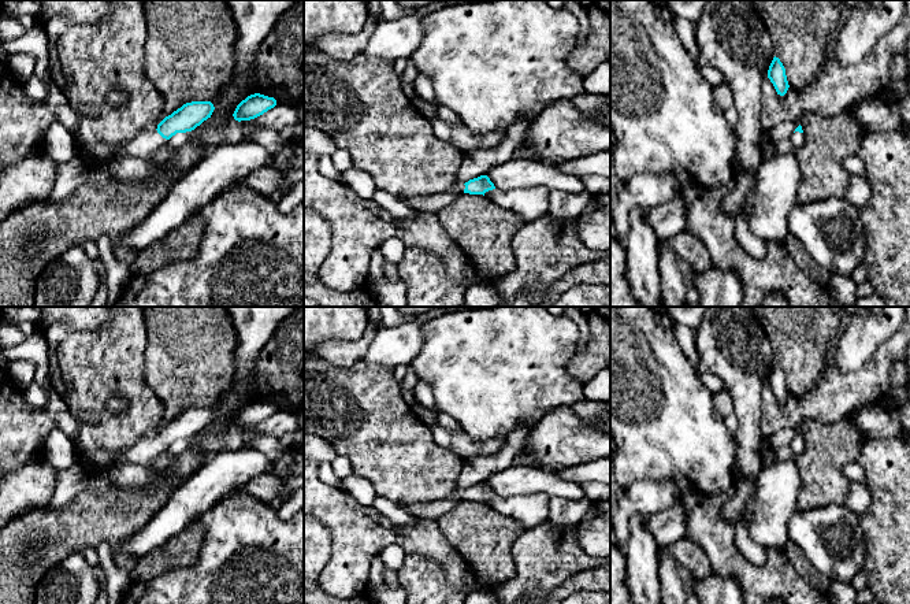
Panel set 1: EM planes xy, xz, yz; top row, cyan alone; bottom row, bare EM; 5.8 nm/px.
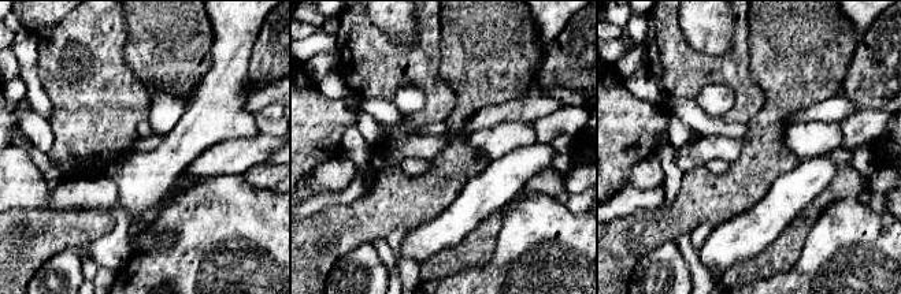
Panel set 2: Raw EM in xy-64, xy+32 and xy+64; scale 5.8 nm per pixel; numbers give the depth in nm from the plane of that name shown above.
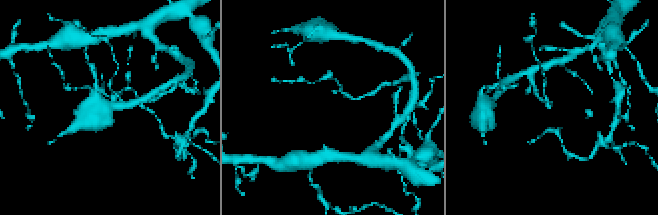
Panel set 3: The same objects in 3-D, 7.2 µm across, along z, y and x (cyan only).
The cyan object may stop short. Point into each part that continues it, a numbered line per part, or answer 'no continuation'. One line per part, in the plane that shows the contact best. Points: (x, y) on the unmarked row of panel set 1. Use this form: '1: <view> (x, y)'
1: xy (142, 452)

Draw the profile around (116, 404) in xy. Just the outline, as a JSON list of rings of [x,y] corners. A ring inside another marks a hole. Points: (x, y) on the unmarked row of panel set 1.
[[[112,397],[107,400],[107,410],[111,414],[126,414],[129,403],[123,397]]]

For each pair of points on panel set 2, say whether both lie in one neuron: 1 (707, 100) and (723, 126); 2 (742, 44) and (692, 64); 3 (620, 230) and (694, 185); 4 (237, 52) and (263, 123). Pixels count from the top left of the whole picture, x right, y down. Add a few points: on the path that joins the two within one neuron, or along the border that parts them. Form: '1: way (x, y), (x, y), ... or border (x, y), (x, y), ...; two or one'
1: border (693, 99), (709, 115), (723, 118); two
2: way (730, 56), (722, 64), (704, 64); one
3: way (641, 227), (663, 224), (682, 205); one
4: border (251, 114), (260, 130); two

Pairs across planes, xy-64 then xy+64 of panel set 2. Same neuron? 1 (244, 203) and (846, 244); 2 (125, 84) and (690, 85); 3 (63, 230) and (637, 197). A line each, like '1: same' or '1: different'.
1: same
2: same
3: different

